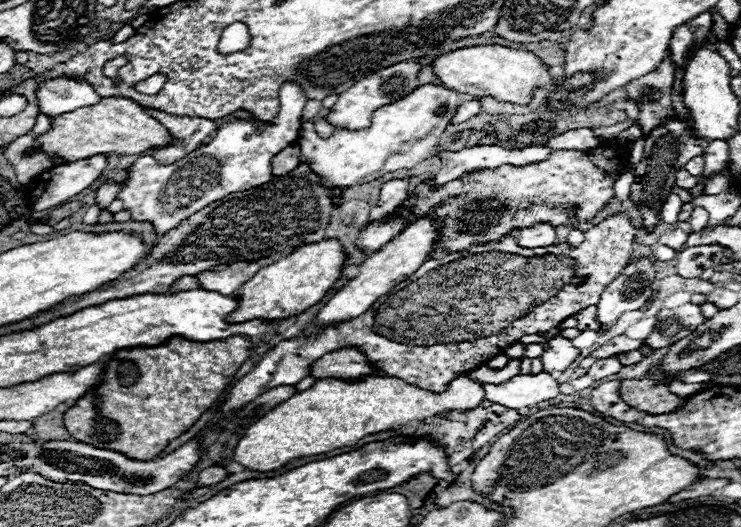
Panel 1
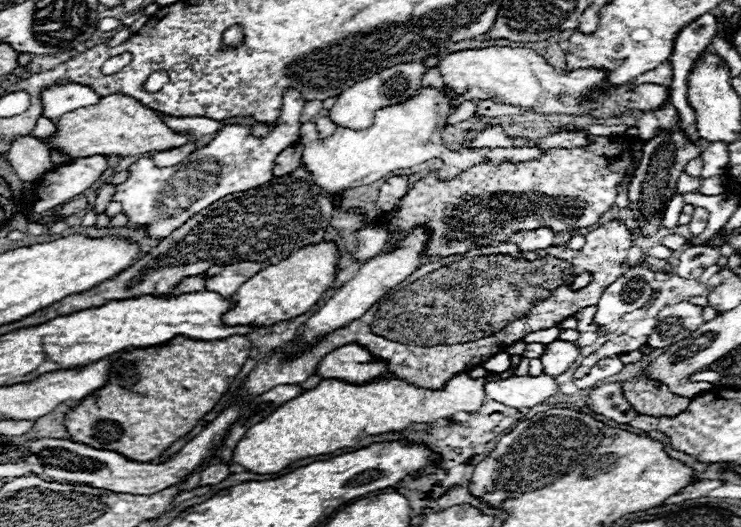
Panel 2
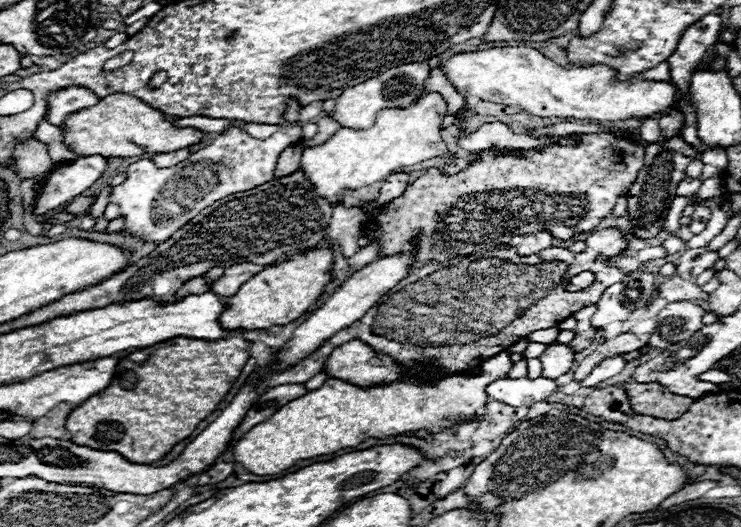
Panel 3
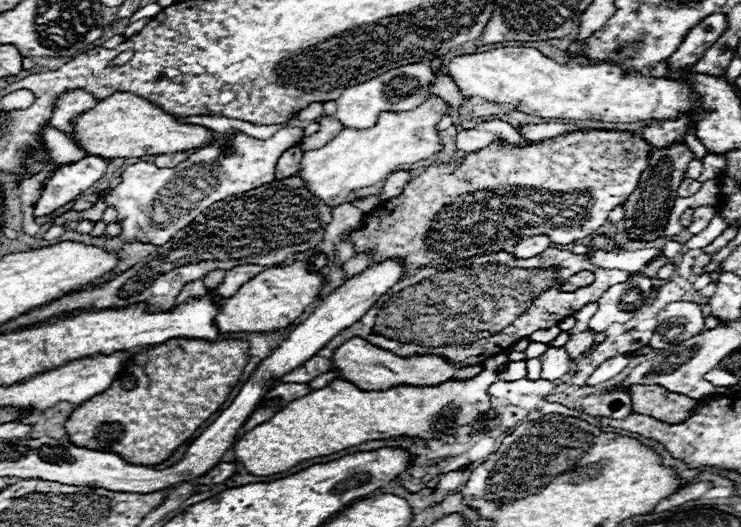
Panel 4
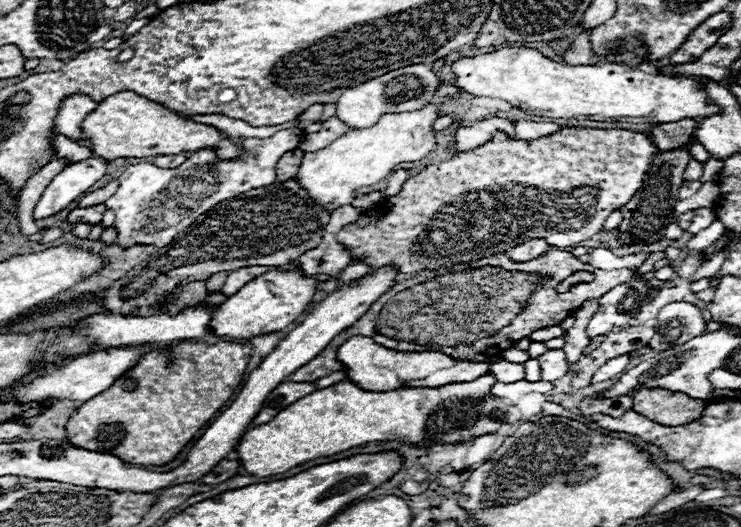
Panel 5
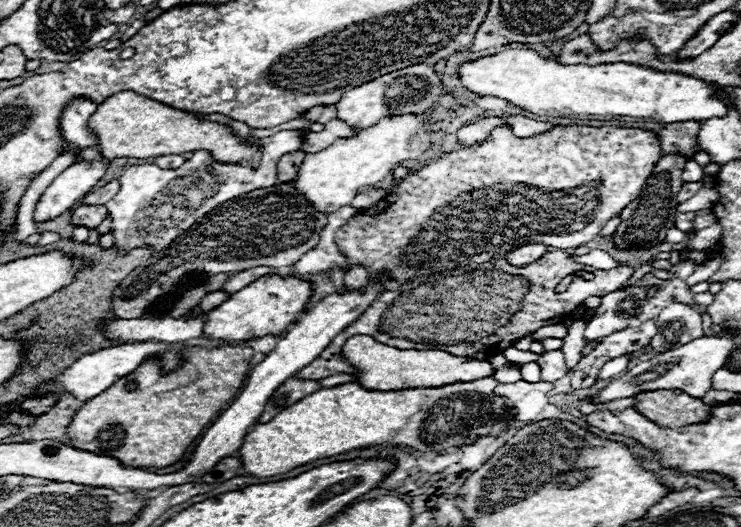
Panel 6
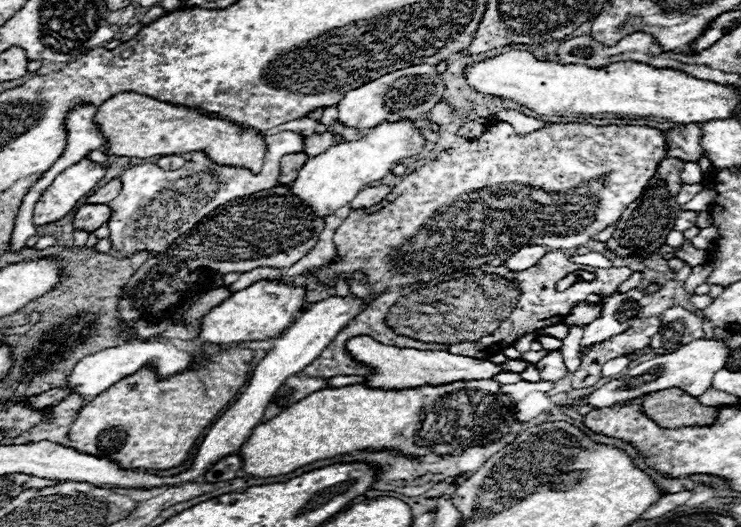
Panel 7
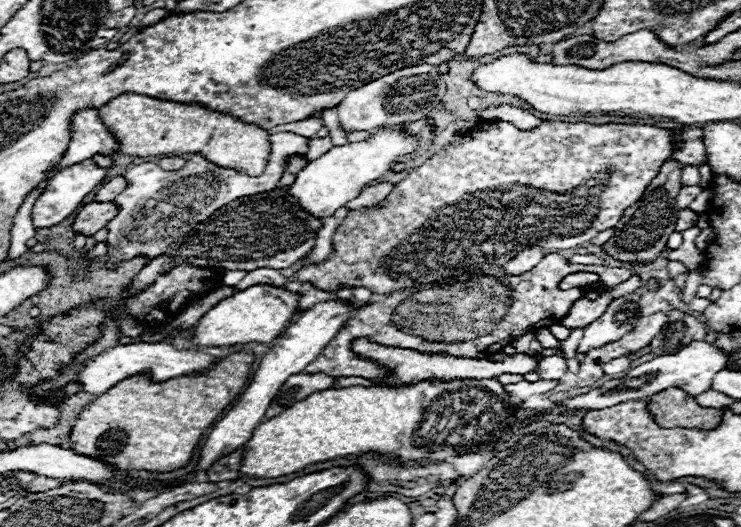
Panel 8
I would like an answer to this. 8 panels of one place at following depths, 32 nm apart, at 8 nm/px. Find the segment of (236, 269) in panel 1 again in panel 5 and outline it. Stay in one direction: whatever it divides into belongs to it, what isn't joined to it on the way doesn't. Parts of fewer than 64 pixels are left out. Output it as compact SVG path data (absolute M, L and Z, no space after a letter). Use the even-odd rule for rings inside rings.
M246 266L246 268L240 268L240 270L232 270L232 272L228 272L226 282L224 282L224 286L218 292L222 292L224 296L232 296L244 284L248 284L250 280L254 280L256 276L260 276L260 274L268 272L268 270L270 270L268 266Z

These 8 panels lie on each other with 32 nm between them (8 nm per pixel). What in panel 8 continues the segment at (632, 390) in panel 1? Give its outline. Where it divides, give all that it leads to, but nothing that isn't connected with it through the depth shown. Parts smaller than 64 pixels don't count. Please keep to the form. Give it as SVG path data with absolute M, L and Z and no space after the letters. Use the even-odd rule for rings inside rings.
M680 388L650 396L648 412L662 428L714 428L720 422L720 410L700 406Z

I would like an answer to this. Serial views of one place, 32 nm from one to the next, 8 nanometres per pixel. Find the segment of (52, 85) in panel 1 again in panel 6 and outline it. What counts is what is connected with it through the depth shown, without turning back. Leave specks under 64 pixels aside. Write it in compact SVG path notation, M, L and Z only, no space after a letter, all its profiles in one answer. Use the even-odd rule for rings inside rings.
M74 98L70 100L64 110L62 116L58 120L60 124L60 132L64 134L64 138L68 142L72 142L78 148L88 148L92 146L92 134L86 130L86 120L90 118L90 114L96 112L96 104L90 102L88 98Z

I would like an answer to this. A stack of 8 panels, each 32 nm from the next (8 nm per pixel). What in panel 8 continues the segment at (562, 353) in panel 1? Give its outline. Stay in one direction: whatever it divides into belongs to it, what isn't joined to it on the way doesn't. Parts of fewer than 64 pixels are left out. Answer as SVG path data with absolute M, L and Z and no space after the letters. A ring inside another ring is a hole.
M546 356L538 362L538 374L542 380L560 380L568 372L566 360L562 356Z

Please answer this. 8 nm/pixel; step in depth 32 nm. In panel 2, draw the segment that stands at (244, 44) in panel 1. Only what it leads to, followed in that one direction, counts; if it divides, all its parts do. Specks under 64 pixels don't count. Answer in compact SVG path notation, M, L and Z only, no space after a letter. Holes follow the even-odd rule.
M232 26L224 32L224 48L228 46L240 46L240 42L244 42L244 30L242 26Z

